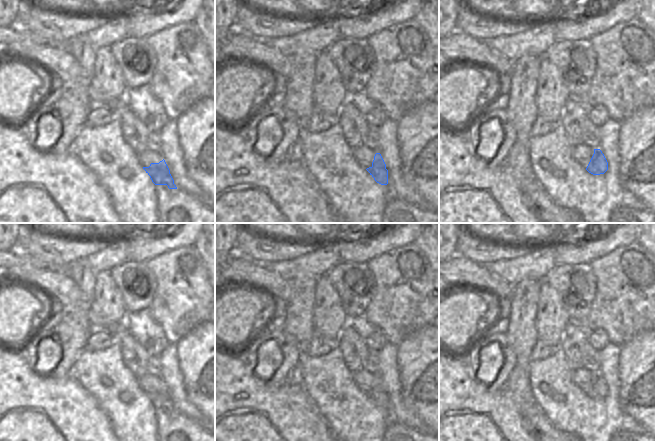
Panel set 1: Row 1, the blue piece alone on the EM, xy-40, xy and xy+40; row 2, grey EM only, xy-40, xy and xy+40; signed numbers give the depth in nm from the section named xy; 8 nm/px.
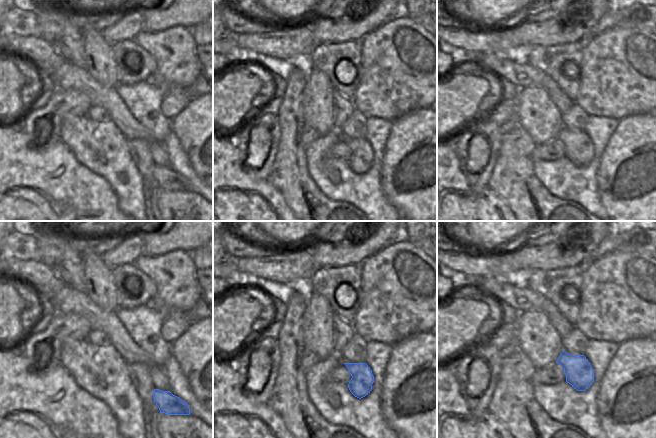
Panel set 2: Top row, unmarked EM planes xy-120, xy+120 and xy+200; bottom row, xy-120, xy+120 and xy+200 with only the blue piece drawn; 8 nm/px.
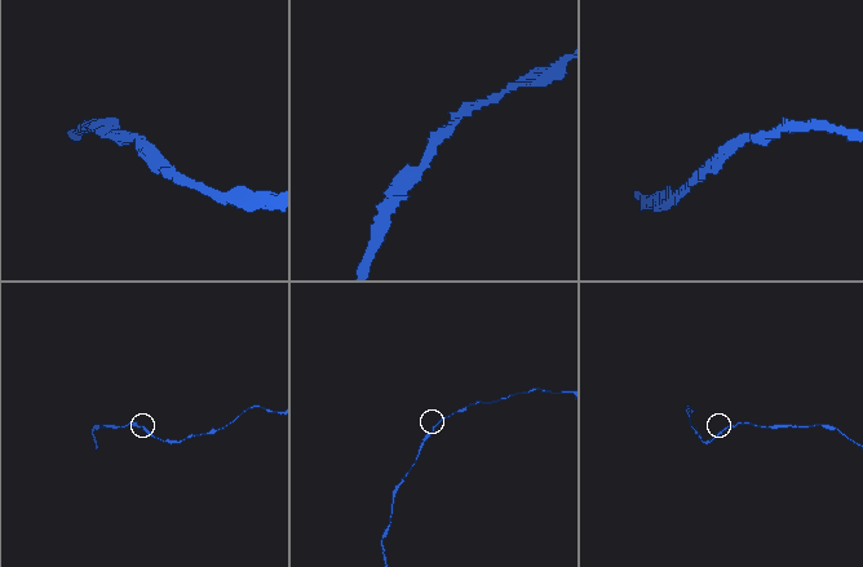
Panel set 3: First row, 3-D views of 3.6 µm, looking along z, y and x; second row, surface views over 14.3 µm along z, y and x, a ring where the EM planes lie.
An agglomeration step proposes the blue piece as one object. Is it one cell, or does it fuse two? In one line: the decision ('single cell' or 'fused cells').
single cell

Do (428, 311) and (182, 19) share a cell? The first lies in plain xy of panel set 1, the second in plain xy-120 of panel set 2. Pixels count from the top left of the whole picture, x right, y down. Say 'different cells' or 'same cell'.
different cells

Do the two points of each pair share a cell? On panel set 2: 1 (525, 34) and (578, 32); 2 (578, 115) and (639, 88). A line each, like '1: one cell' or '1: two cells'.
1: one cell
2: two cells

